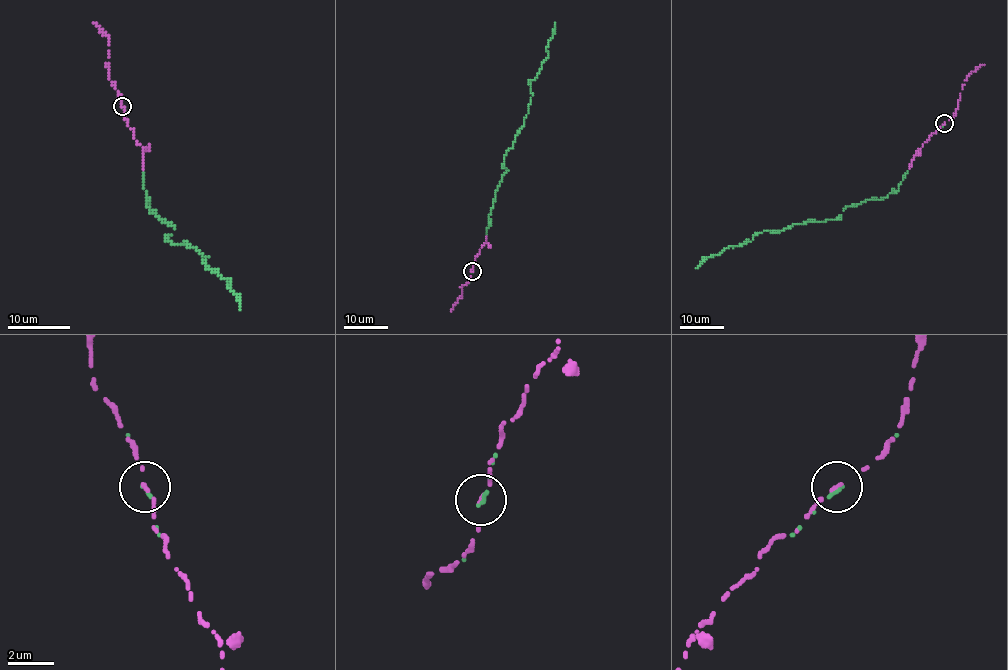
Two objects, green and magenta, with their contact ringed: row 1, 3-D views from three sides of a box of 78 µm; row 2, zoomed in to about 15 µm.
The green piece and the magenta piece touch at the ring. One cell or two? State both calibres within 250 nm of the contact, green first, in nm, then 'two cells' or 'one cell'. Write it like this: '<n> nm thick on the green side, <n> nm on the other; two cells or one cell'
140 nm thick on the green side, 130 nm on the other; one cell

